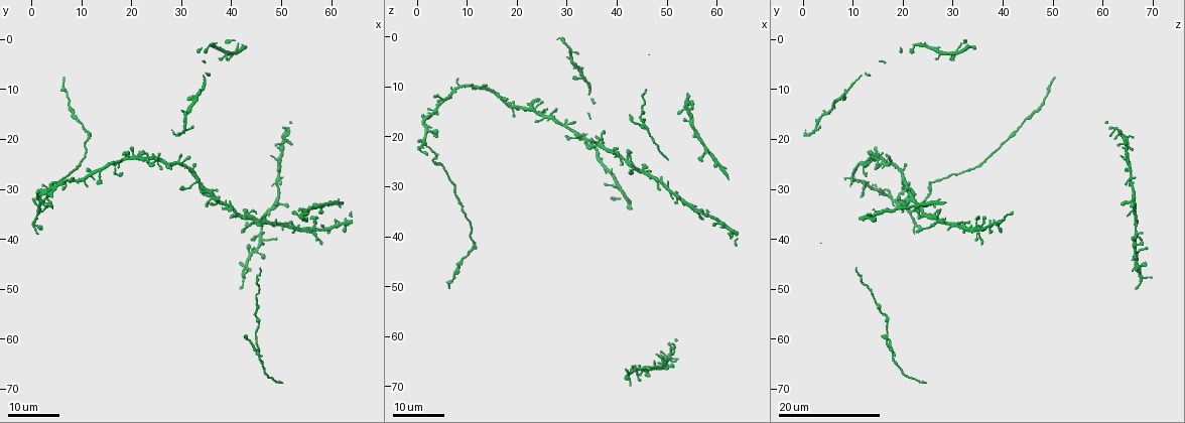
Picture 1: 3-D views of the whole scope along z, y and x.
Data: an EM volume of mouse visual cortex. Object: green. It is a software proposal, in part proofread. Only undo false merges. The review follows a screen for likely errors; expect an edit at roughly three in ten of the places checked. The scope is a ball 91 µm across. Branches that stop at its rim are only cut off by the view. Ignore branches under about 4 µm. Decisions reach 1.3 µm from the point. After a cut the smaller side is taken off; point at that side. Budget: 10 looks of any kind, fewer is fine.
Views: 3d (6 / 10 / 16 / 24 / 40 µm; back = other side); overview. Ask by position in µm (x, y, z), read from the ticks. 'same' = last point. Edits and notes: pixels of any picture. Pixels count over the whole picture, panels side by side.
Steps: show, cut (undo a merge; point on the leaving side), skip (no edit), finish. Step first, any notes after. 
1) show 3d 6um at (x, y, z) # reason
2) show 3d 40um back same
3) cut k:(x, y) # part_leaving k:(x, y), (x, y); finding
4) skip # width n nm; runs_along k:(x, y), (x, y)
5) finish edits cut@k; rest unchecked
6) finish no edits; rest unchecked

show 3d 16um at (23.5, 24.0, 14.5) # small branch off a trunk

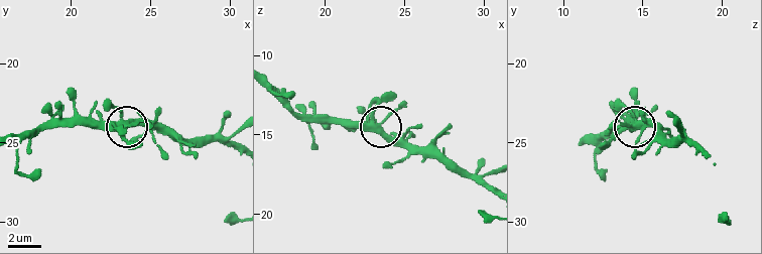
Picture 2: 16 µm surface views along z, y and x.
show 3d 6um at (23.4, 23.9, 14.4) # closer look

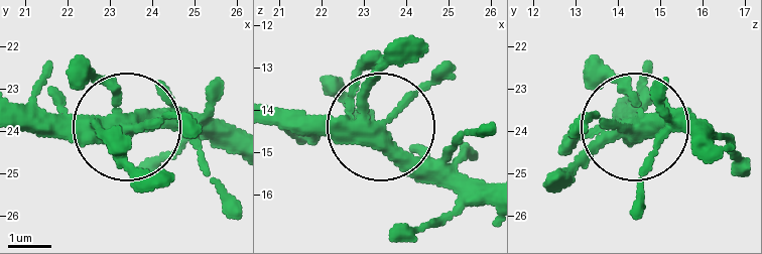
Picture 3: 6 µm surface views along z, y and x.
skip # width 370 nm; runs_along 3:(490, 202), (414, 161), (389, 129), (454, 68); all the same neuron

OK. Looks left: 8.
show 3d 16um at (37.0, 32.5, 21.0) # looks like a crossing

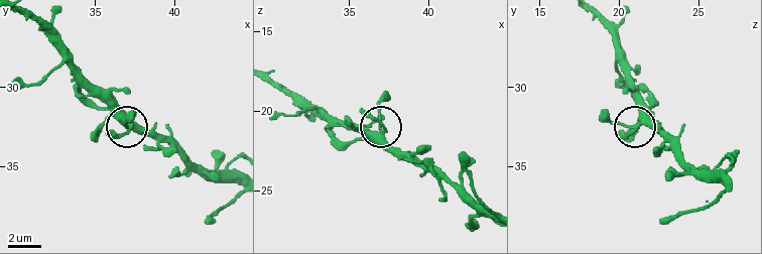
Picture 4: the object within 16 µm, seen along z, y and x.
show 3d 6um same

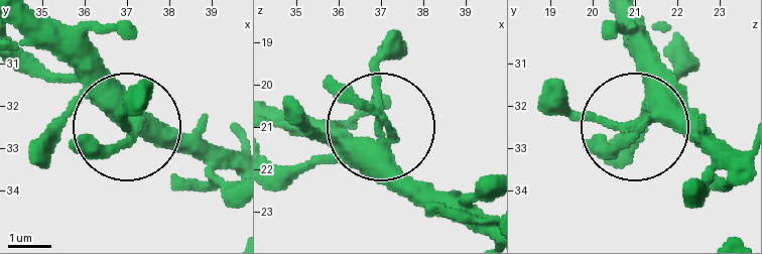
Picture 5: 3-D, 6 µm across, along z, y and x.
skip # arms 4; one neuron here

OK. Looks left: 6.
show 3d 16um at (44.5, 36.5, 27.0) # thin arm on a thick one

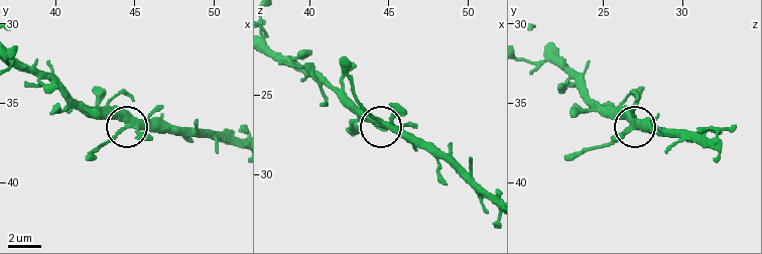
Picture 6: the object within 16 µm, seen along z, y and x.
show 3d 10um at (44.7, 36.4, 26.8) # zoom in

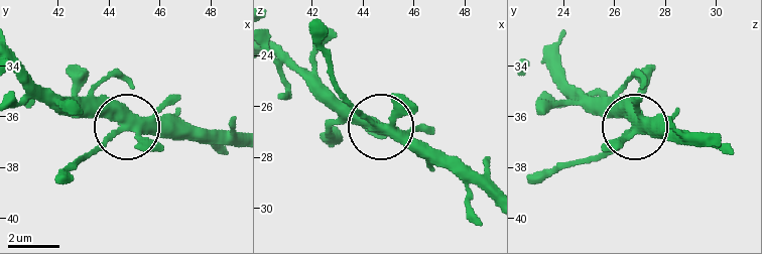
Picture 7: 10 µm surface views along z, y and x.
skip # runs_along 7:(544, 53), (584, 95), (612, 104), (631, 123), (597, 155); continuous, no second neuron

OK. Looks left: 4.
show 3d 24um at (52.0, 36.5, 31.0)

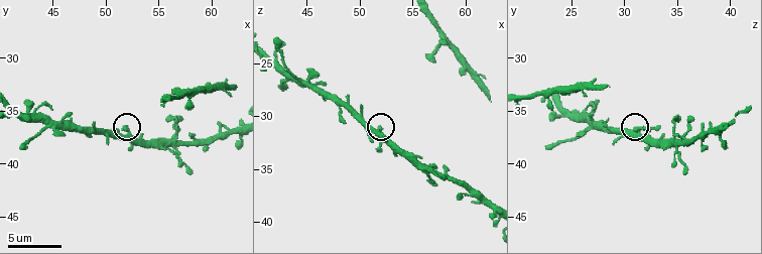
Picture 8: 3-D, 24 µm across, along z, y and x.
show 3d 10um at (51.8, 36.8, 31.4) # zoom in

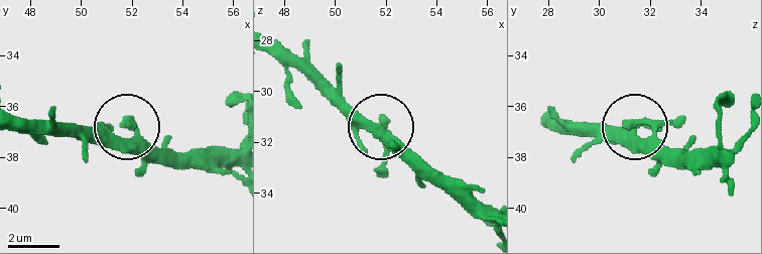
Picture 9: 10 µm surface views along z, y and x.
skip # continuous, no second neuron

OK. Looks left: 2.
finish no edits; rest unchecked

